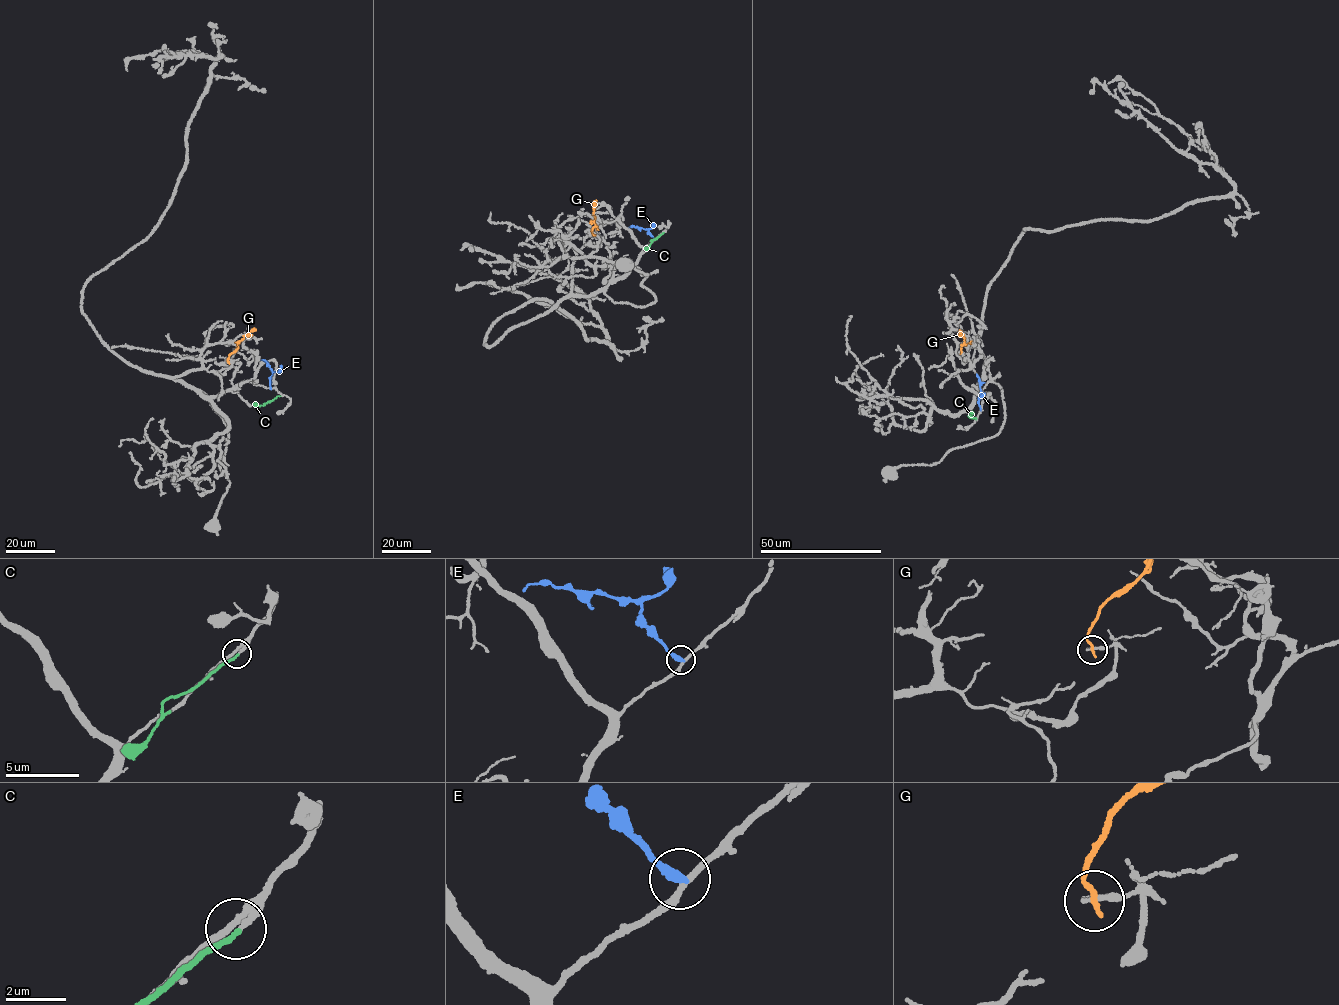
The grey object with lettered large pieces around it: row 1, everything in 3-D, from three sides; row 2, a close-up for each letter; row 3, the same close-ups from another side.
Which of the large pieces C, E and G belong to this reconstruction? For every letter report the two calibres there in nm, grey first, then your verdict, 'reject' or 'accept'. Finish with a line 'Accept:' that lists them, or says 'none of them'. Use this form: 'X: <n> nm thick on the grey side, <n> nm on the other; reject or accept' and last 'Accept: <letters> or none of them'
C: 170 nm thick on the grey side, 170 nm on the other; accept
E: 200 nm thick on the grey side, 340 nm on the other; reject
G: 130 nm thick on the grey side, 190 nm on the other; reject
Accept: C

